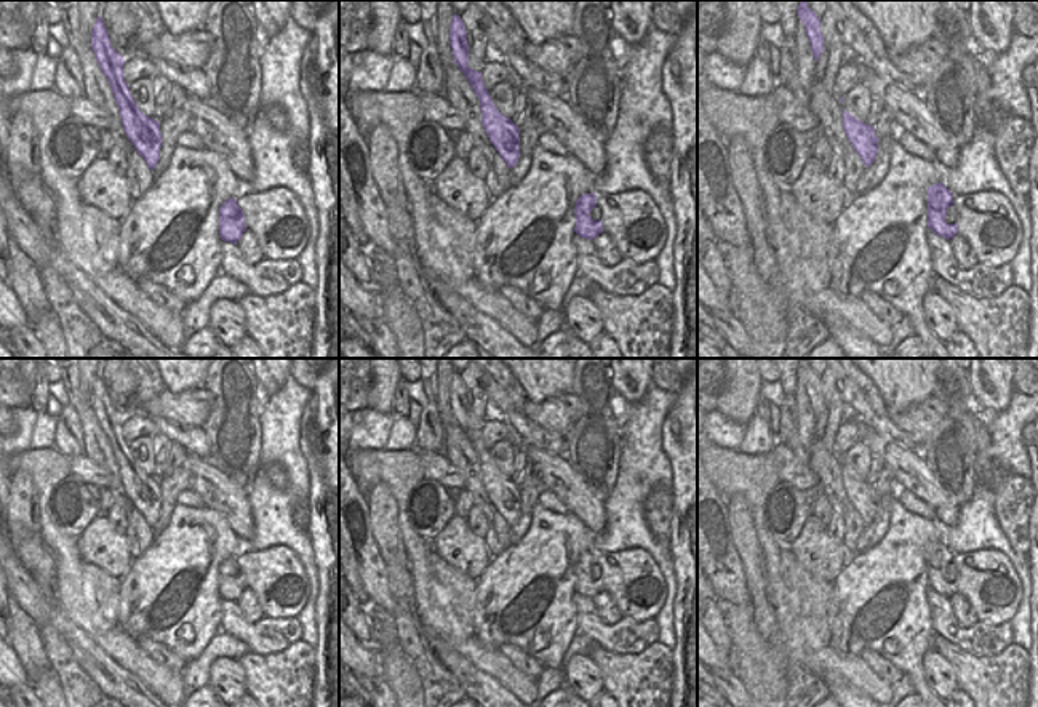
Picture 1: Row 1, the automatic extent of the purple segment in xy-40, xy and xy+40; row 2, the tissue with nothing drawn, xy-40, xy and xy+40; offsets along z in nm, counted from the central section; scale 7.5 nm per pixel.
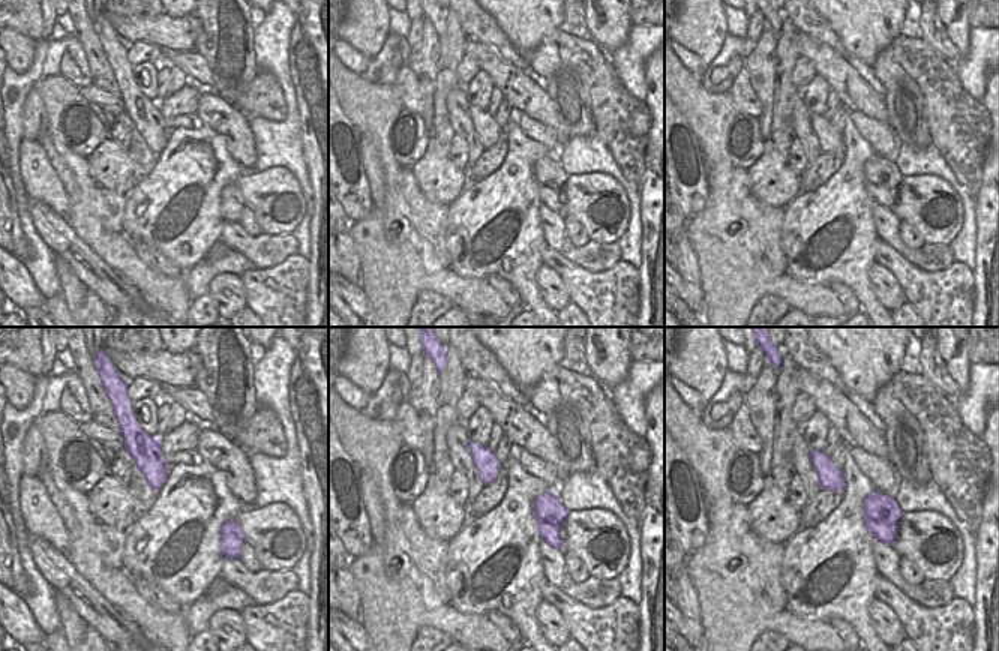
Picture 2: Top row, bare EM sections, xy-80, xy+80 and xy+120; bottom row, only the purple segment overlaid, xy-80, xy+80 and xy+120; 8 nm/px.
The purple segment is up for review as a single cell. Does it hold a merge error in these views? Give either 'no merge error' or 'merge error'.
no merge error

